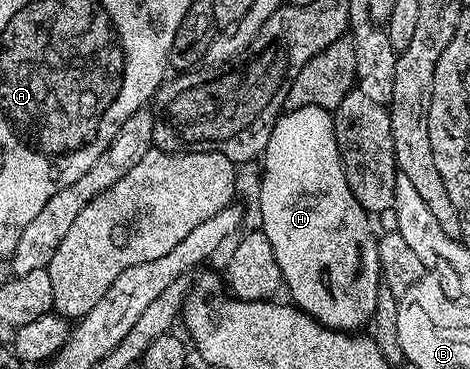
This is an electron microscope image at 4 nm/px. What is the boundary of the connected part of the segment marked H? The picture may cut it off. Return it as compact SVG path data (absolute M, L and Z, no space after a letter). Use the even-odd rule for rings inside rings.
M298 107L281 112L276 126L270 131L270 139L266 143L262 154L264 161L264 174L260 177L260 225L259 228L266 235L270 247L276 256L276 262L280 267L283 284L286 286L286 293L290 296L291 304L297 309L309 313L313 319L322 322L328 329L342 329L345 331L360 331L364 324L366 326L373 320L375 305L378 303L378 291L382 286L382 274L380 272L380 256L378 255L378 237L372 234L370 214L364 210L354 199L354 191L346 183L344 174L344 162L338 151L336 142L336 128L332 122L333 114L322 107Z

